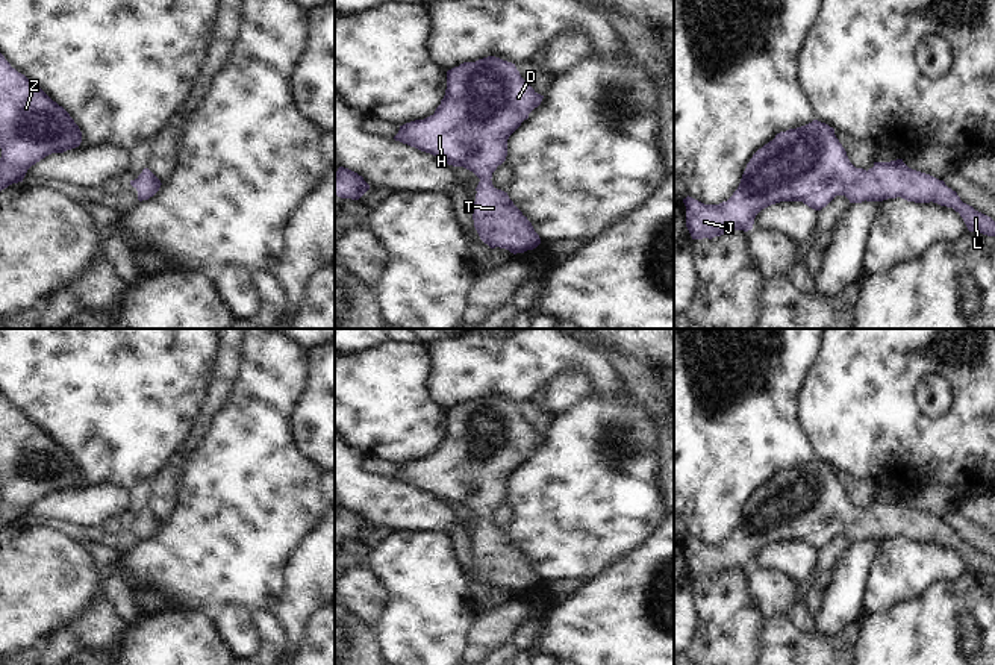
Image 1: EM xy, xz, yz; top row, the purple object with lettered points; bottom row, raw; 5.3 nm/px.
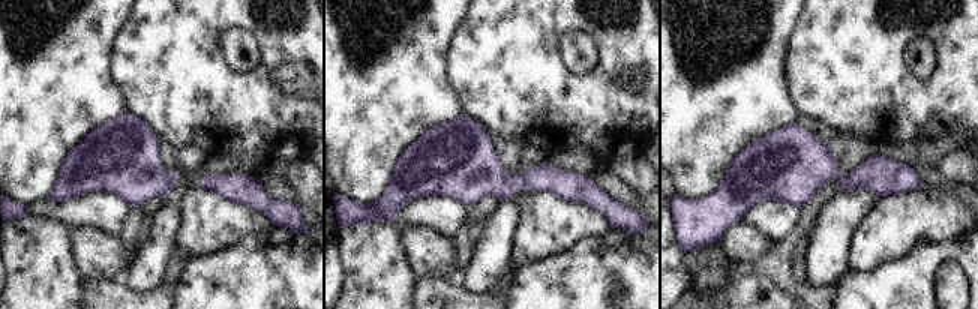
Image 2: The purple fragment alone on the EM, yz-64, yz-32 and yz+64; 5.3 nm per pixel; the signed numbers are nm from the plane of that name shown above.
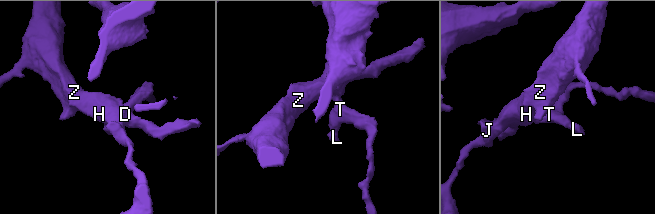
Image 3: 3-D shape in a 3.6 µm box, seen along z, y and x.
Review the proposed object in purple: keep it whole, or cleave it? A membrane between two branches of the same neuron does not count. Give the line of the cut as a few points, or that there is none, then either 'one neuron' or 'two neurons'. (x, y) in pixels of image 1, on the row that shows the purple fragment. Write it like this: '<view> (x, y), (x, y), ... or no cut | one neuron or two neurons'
no cut | one neuron

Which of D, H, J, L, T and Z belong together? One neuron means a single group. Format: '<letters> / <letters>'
D H J L T Z

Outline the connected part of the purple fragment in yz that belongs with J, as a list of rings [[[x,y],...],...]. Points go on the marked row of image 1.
[[[812,123],[780,132],[772,141],[759,148],[742,174],[741,183],[733,195],[719,204],[704,204],[692,197],[683,198],[686,206],[686,227],[692,239],[715,238],[728,232],[753,229],[756,215],[780,201],[803,201],[815,211],[825,208],[836,195],[845,195],[850,203],[883,201],[901,197],[915,203],[937,203],[953,208],[960,214],[969,232],[995,236],[995,221],[963,203],[956,191],[944,180],[909,168],[903,159],[891,162],[874,162],[868,171],[856,168],[834,129],[825,123]]]

